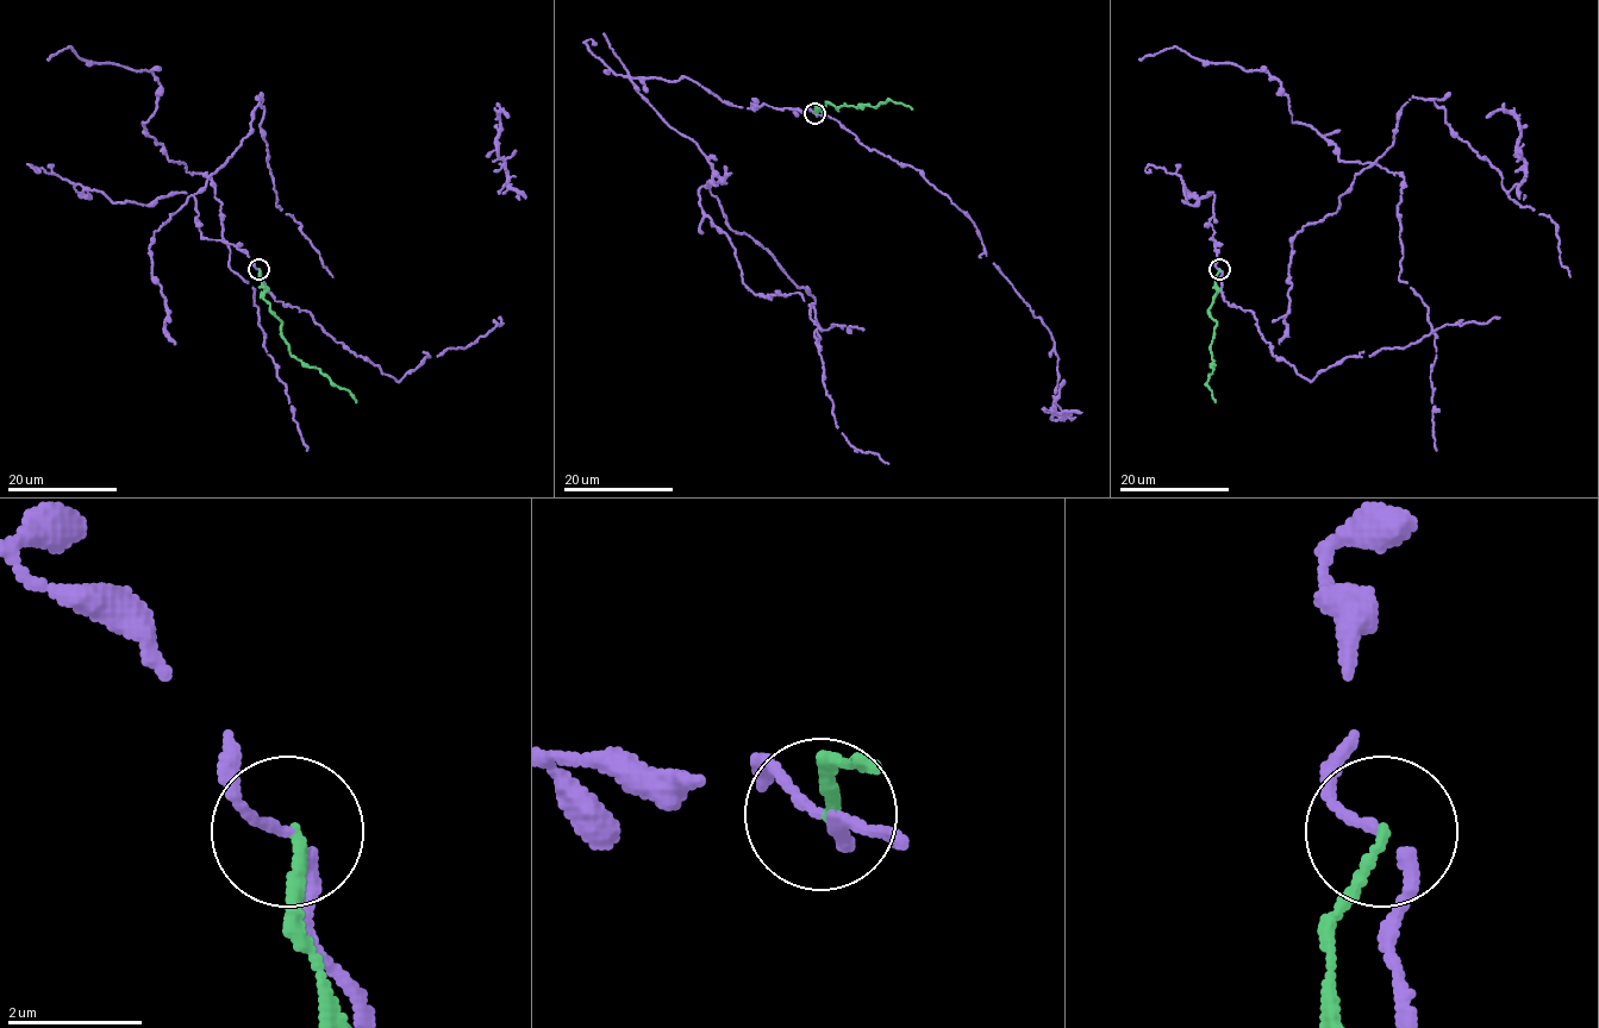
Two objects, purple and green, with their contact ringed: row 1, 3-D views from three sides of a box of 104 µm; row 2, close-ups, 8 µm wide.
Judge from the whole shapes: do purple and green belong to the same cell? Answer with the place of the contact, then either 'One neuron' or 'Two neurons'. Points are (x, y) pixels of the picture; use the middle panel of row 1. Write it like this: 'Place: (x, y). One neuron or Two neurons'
Place: (814, 113). Two neurons

